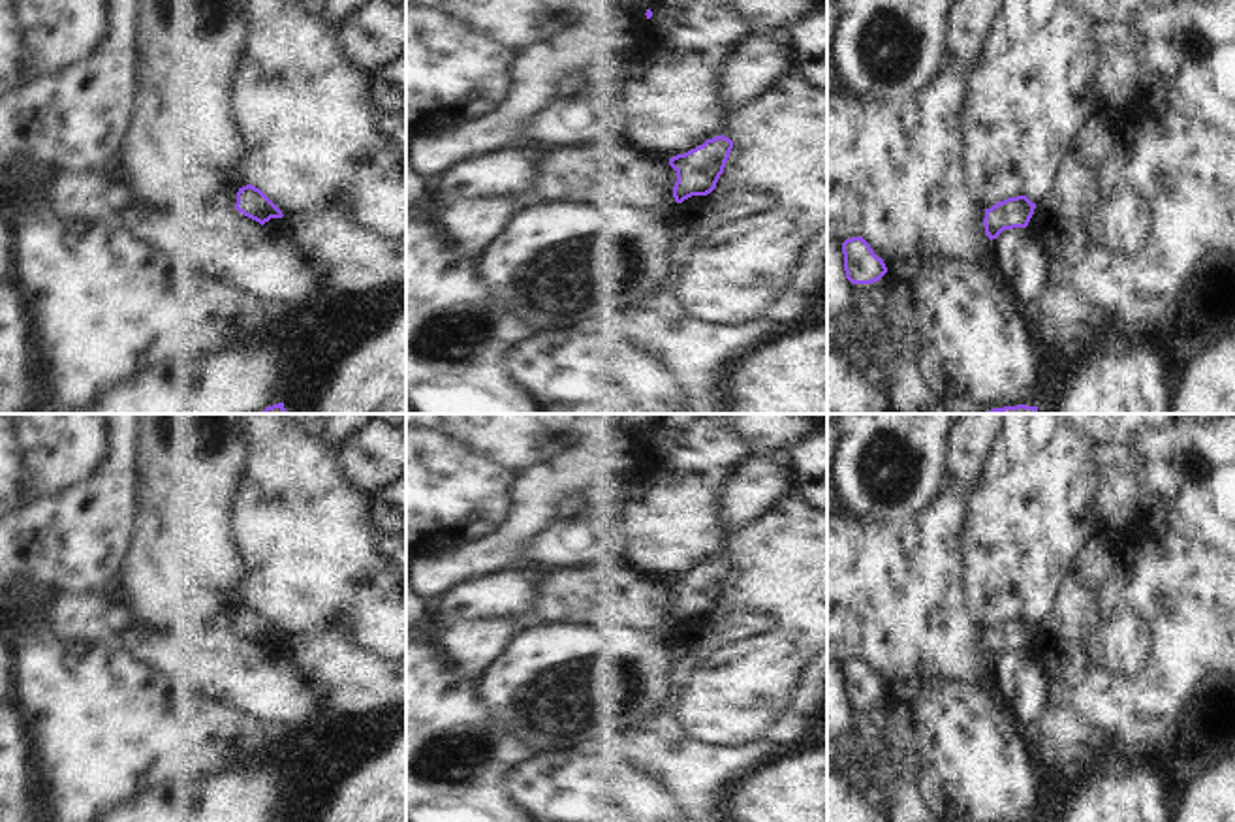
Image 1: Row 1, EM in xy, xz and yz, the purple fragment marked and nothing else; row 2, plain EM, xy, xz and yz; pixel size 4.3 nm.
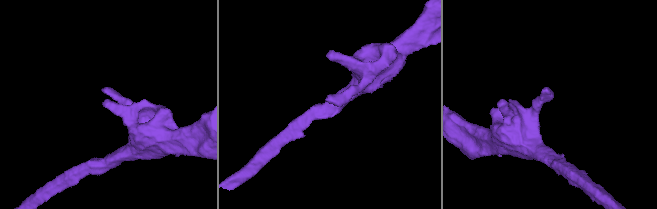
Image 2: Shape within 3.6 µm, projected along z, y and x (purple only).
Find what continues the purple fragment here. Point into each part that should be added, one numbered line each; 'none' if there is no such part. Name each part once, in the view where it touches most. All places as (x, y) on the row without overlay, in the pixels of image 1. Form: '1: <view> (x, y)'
none

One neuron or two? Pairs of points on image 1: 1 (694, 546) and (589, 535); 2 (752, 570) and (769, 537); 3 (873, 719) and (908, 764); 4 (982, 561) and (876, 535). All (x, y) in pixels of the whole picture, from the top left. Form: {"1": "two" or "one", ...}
{"1": "two", "2": "one", "3": "one", "4": "two"}

